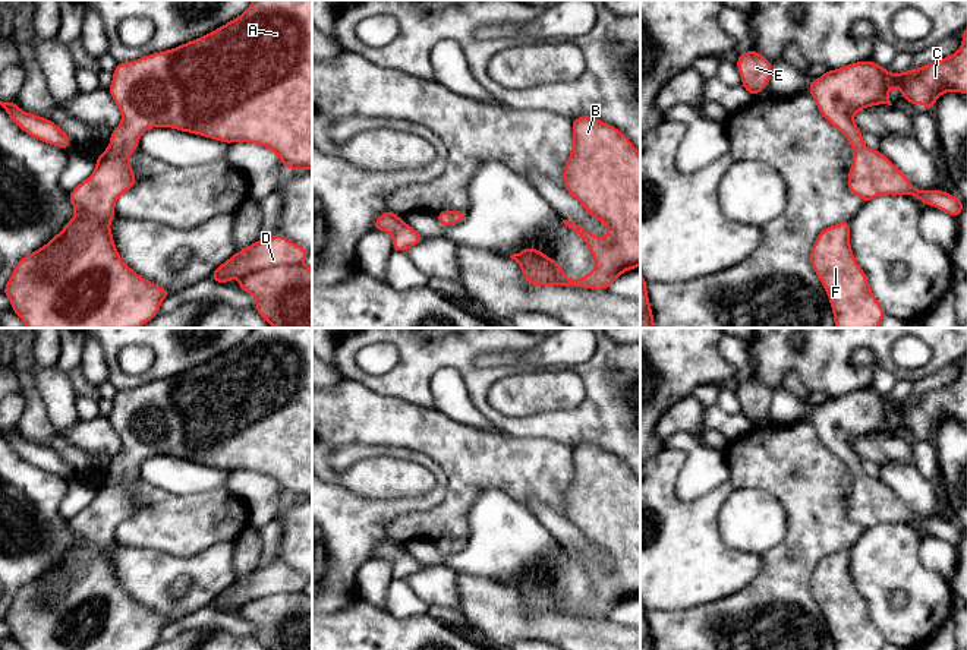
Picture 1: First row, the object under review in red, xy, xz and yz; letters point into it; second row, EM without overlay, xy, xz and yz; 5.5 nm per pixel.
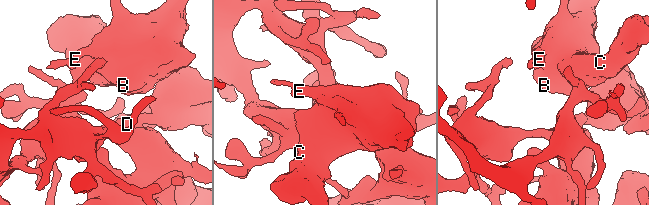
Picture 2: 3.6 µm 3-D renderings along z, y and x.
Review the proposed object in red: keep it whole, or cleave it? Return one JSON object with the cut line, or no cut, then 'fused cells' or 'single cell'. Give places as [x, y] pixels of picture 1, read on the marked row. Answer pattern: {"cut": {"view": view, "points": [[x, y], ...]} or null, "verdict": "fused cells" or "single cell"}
{"cut": null, "verdict": "single cell"}

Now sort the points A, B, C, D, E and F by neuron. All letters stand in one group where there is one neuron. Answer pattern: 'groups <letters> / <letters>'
groups A B C D E F

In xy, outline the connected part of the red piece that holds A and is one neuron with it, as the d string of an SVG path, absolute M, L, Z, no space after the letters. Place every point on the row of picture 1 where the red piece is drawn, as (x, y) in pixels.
M252 0L242 15L204 37L185 42L176 48L148 54L133 61L117 63L113 70L113 82L107 89L120 110L122 123L111 130L110 145L97 157L92 174L69 193L69 202L75 208L72 220L67 221L63 230L47 244L18 261L3 290L3 294L12 305L12 310L22 319L25 328L141 328L160 315L161 302L171 293L152 281L142 278L122 261L110 230L110 223L116 214L114 205L117 199L136 183L133 168L127 158L136 151L141 136L148 129L161 126L195 133L224 143L256 143L271 149L292 171L312 170L312 0Z

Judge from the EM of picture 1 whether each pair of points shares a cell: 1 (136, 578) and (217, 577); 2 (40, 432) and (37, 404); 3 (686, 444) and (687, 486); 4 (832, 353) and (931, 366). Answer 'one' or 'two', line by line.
1: one
2: one
3: one
4: one

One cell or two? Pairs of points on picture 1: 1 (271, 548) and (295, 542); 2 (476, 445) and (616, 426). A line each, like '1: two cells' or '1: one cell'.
1: two cells
2: two cells

